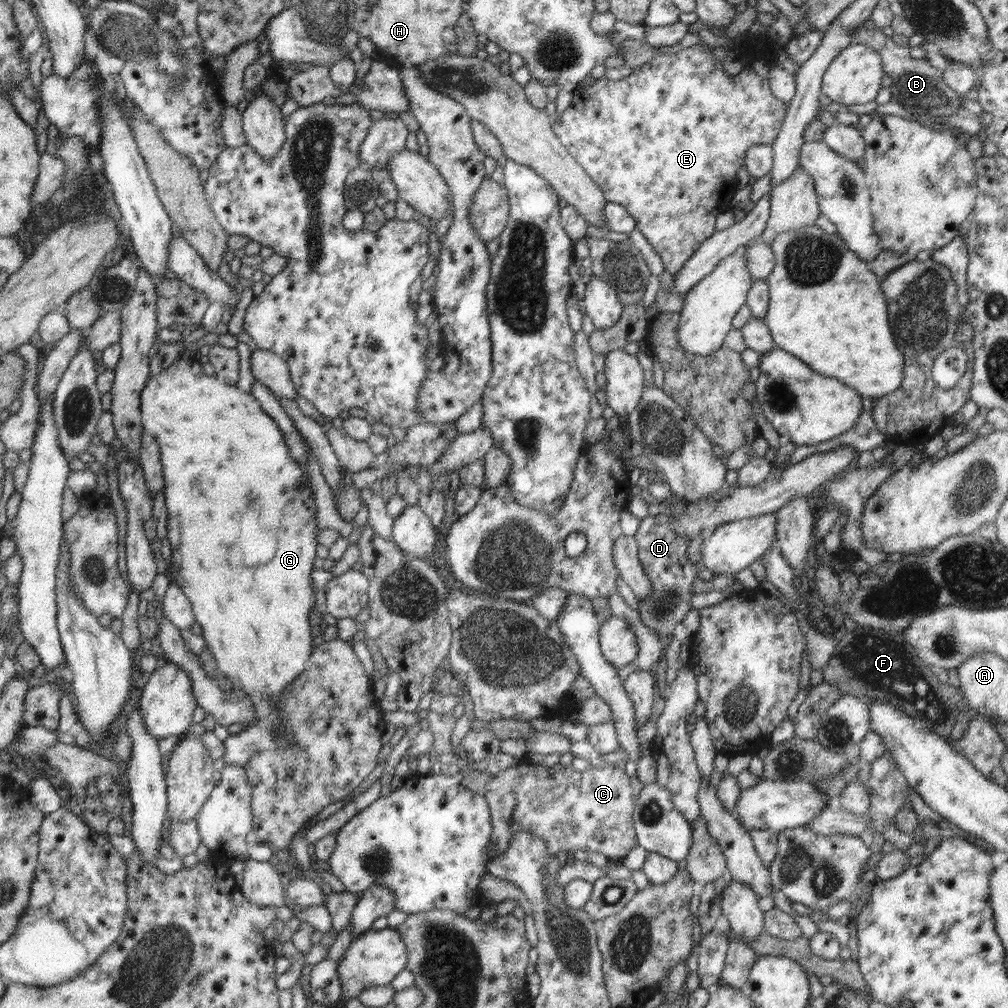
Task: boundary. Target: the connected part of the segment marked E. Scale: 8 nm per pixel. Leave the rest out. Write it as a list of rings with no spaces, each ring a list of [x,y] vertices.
[[[702,42],[684,48],[675,54],[654,54],[643,65],[636,67],[628,78],[621,80],[597,79],[592,86],[577,86],[572,97],[572,104],[562,112],[561,116],[552,121],[552,131],[560,140],[562,146],[586,171],[586,174],[600,187],[607,202],[621,204],[634,218],[636,230],[640,231],[653,246],[662,259],[665,269],[672,275],[682,268],[688,257],[698,250],[698,247],[715,232],[718,214],[732,209],[731,199],[737,190],[736,172],[744,165],[746,152],[752,146],[772,145],[781,130],[782,122],[787,114],[788,104],[776,98],[770,89],[767,79],[757,74],[750,65],[744,66],[736,76],[726,76],[721,62],[716,60],[712,50]]]

